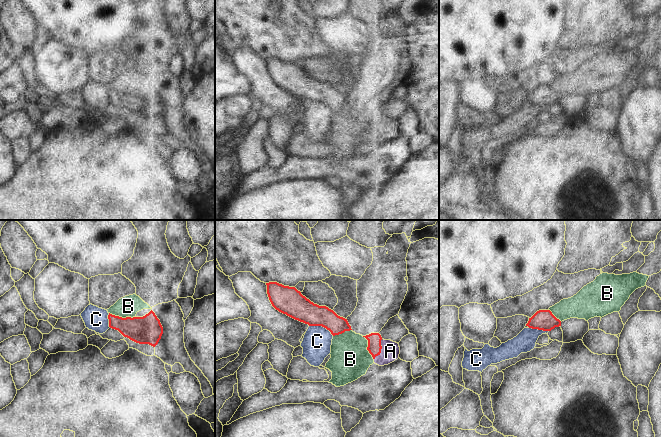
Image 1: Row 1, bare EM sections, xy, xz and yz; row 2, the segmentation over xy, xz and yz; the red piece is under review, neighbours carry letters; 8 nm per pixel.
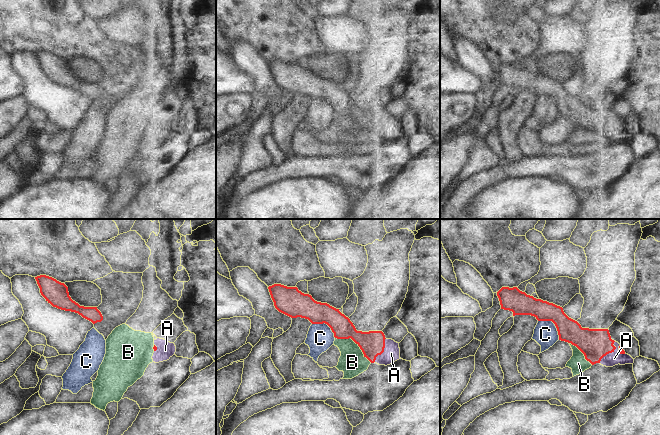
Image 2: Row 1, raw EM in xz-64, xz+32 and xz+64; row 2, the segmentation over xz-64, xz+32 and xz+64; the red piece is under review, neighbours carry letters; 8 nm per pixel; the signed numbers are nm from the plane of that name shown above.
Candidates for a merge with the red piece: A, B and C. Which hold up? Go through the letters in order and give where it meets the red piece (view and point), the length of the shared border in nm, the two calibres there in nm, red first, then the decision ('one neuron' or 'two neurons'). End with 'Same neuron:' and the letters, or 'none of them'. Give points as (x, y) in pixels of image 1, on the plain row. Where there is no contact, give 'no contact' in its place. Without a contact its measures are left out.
A: xz (381, 124) | 180 nm | 110/150 nm | one neuron
B: xy (121, 93) | 220 nm | 220/170 nm | two neurons
C: xz (321, 101) | 220 nm | 200/240 nm | two neurons
Same neuron: A

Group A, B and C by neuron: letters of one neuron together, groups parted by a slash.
A / B / C

